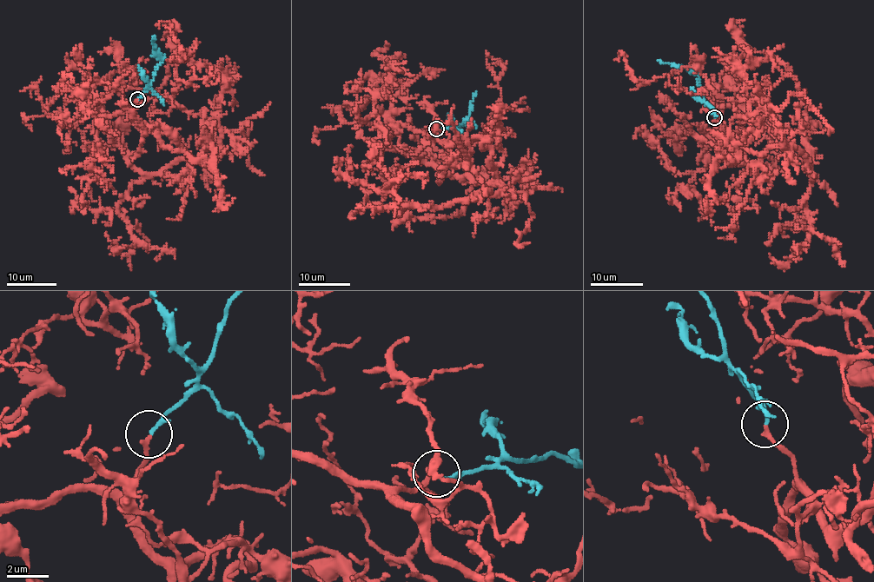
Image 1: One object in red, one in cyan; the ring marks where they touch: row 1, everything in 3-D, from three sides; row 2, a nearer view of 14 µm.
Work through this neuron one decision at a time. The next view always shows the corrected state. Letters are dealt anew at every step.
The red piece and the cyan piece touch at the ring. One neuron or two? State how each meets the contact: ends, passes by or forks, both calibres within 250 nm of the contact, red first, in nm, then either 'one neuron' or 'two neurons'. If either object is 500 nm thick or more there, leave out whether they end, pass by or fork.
red ends; cyan passes by; calibres 240 and 120 nm; one neuron

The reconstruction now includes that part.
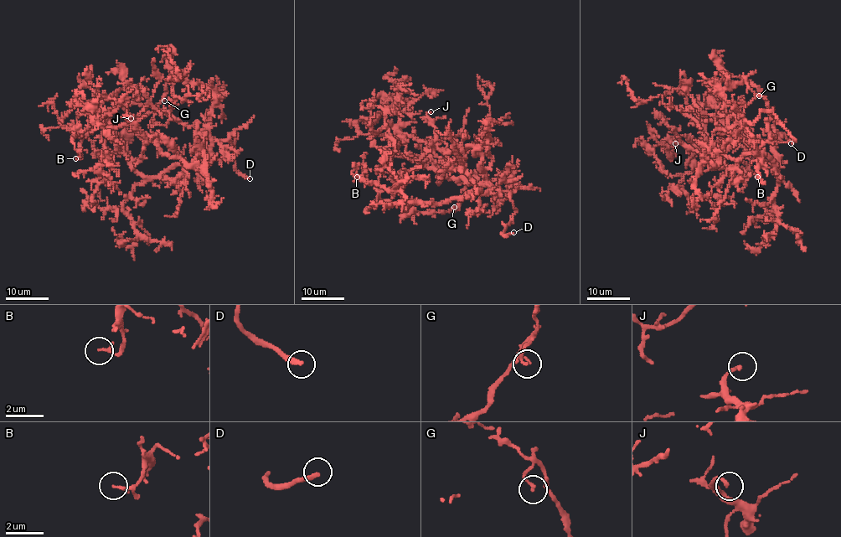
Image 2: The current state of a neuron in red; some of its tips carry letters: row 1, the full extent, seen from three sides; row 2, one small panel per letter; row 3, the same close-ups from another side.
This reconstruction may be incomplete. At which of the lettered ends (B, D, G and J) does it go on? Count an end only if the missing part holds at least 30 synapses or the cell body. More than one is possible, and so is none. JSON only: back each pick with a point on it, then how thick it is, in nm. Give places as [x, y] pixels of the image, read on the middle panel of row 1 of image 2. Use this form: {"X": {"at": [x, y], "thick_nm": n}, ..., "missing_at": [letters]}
{"D": {"at": [513, 232], "thick_nm": 260}, "missing_at": ["D"]}

